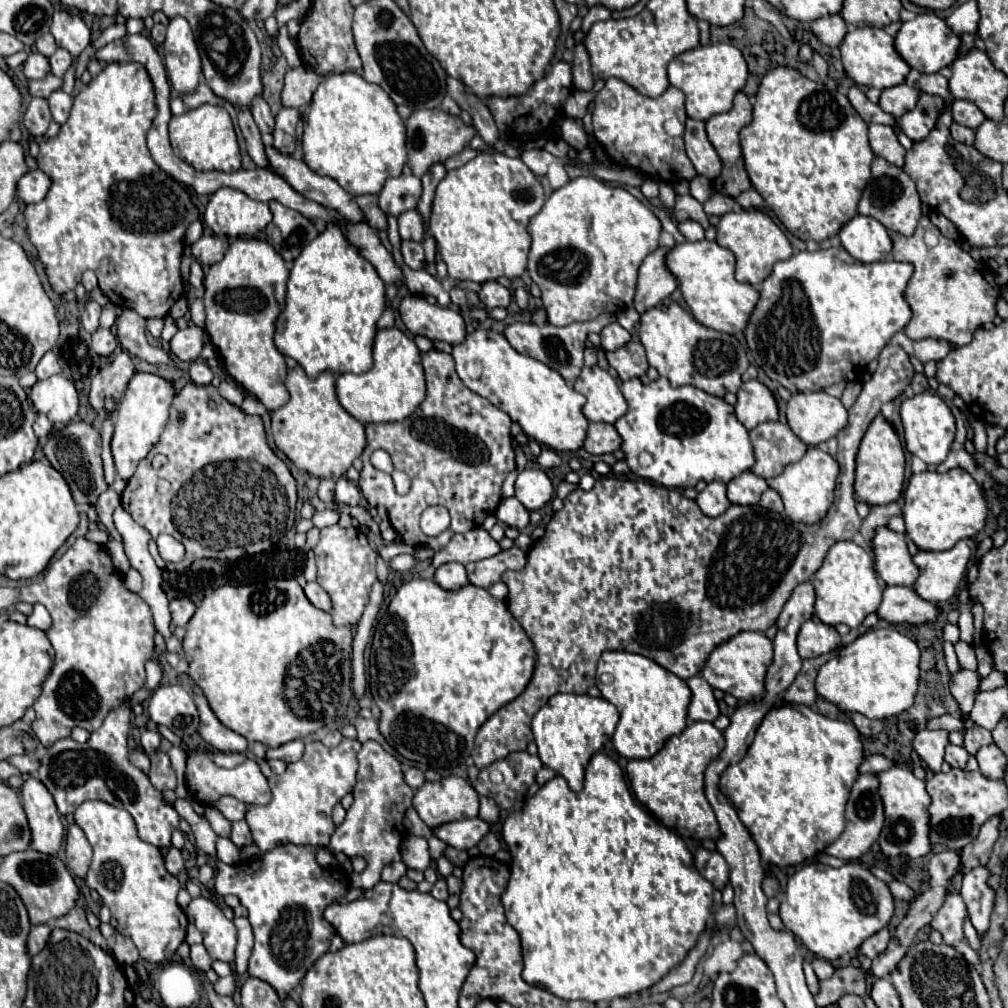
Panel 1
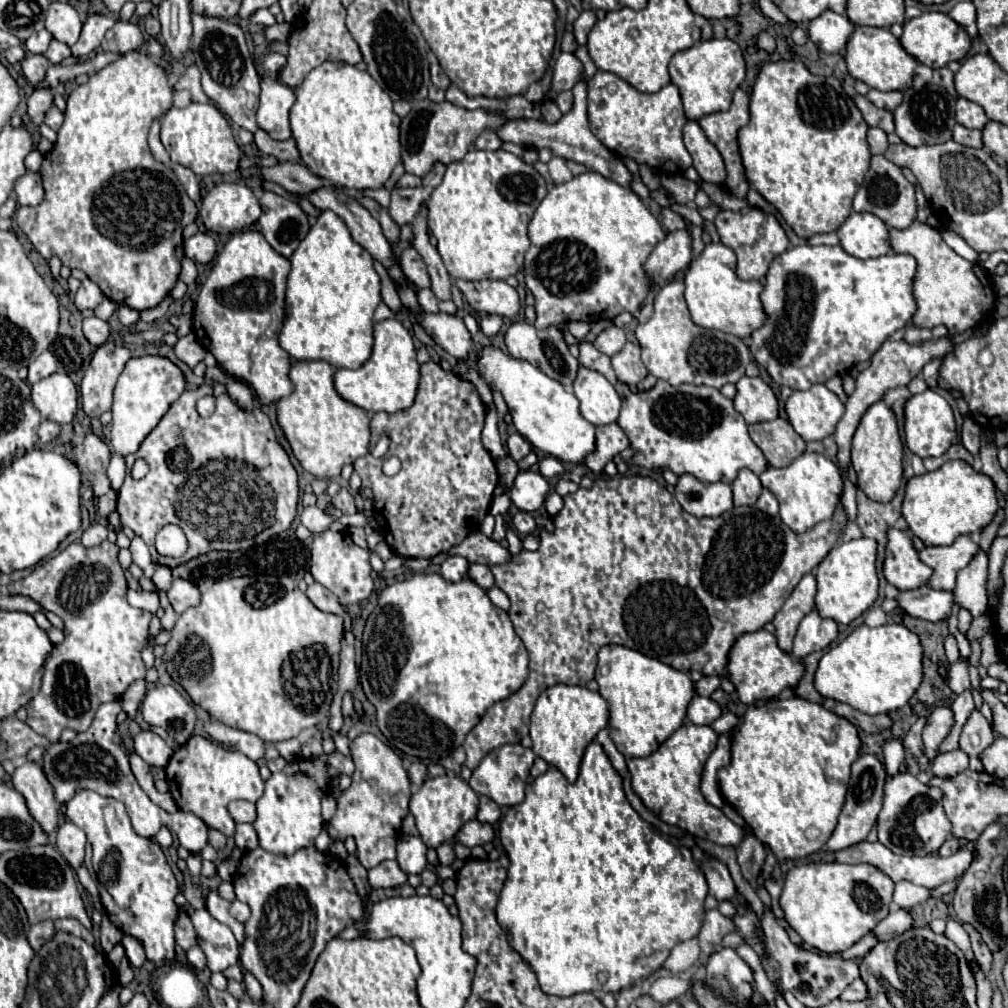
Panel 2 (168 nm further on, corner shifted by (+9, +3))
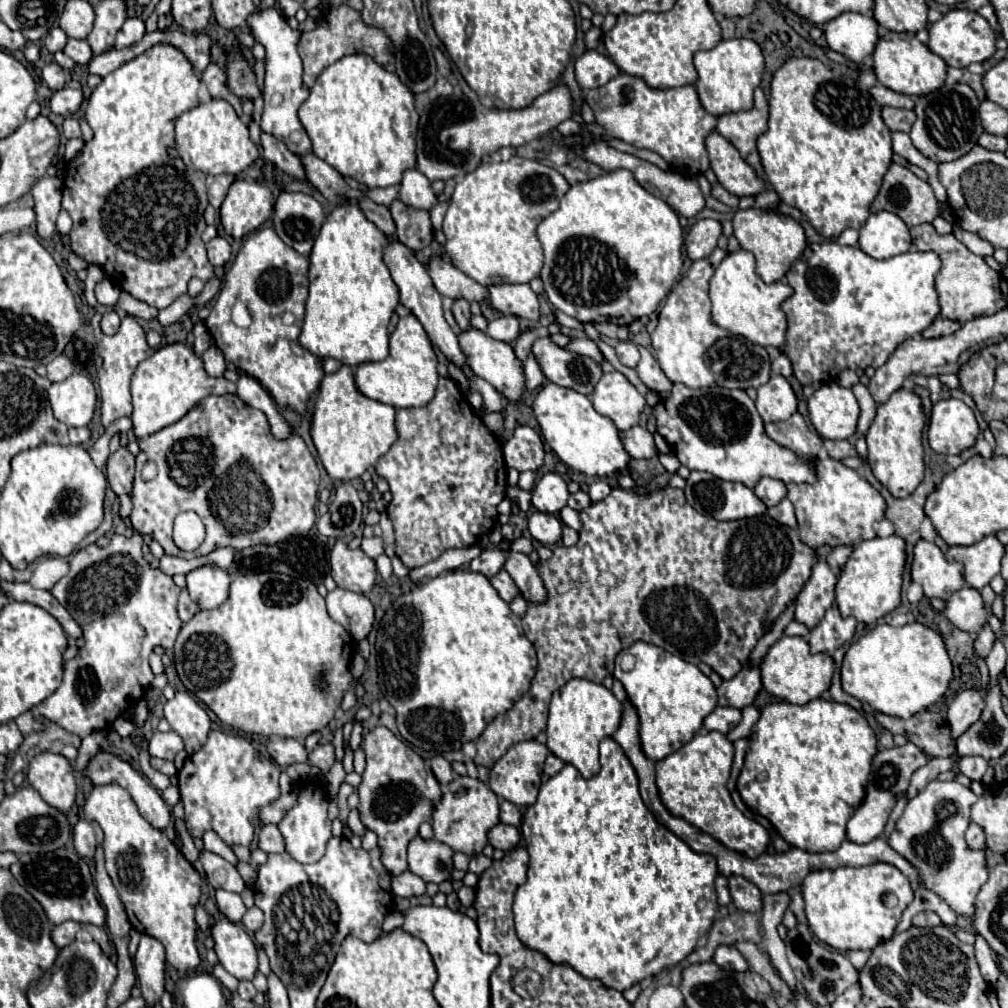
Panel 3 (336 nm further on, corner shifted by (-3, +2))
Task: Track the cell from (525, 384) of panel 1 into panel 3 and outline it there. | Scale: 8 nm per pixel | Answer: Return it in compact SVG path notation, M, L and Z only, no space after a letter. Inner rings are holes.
M546 381L546 385L538 391L532 403L532 411L546 443L570 469L582 471L586 475L606 477L624 471L628 467L630 455L620 443L616 425L608 417L596 413L592 401L586 395L568 387L560 387L552 381Z

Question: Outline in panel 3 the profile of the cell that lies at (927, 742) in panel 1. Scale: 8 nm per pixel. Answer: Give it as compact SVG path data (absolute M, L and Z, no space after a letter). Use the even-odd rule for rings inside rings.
M962 691L954 697L948 707L946 721L950 725L950 737L958 739L972 723L980 719L984 709L984 695L982 691Z

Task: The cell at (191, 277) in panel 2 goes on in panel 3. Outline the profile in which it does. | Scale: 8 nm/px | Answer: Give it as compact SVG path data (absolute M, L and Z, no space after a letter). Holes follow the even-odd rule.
M210 279L210 281L204 285L202 293L196 297L196 303L206 305L206 301L212 301L212 297L218 293L218 287L220 287L220 281L218 281L218 279Z

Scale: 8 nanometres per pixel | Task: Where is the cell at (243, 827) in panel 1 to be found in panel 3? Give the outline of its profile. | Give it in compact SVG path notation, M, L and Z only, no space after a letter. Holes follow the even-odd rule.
M262 825L260 833L258 833L258 847L264 853L284 851L284 839L282 839L282 835L280 835L276 825Z

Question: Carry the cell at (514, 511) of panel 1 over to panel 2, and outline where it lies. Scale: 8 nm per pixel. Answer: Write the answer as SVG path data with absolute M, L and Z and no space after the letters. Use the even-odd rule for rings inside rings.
M516 512L512 516L512 524L514 524L514 528L520 534L532 534L532 532L536 532L536 522L534 522L534 516L530 512Z

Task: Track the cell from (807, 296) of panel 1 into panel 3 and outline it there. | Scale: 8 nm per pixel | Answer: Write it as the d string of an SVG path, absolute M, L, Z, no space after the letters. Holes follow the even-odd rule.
M836 239L824 243L810 243L804 253L792 263L786 273L792 295L782 303L788 319L786 343L780 351L792 361L794 377L802 385L834 381L844 369L880 367L894 353L894 349L908 337L922 333L938 315L938 295L934 277L940 271L940 259L932 251L908 251L884 261L866 255L859 245L842 245Z

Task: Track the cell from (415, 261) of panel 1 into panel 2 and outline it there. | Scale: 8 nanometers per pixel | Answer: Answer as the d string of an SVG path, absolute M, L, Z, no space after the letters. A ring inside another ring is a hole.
M412 246L402 252L400 262L402 262L402 270L404 270L406 278L416 288L430 288L430 276L426 274L426 264L422 262L422 256Z

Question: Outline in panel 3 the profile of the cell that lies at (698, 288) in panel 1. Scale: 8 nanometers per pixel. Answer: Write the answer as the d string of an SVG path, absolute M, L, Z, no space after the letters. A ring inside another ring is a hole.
M750 251L728 253L710 279L710 301L712 301L712 321L736 335L750 339L762 347L782 347L786 333L786 315L780 303L792 295L790 285L776 281L764 283L754 271L754 255Z

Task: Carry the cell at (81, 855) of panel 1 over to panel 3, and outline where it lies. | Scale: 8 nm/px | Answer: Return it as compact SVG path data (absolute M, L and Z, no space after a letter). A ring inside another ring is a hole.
M80 819L74 825L72 841L74 841L74 847L76 847L80 857L86 857L86 859L94 857L94 851L96 851L96 831L94 831L94 827L86 819Z

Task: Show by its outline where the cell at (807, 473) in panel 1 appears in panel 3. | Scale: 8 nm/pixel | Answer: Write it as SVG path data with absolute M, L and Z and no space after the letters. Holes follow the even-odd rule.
M822 457L812 461L816 481L814 483L790 483L788 487L788 499L796 507L796 519L798 519L798 533L800 539L810 547L820 545L858 545L866 539L874 539L876 533L872 529L874 521L880 521L884 517L886 503L882 495L864 479L856 475L854 469L846 467L842 461L836 461L832 457Z

